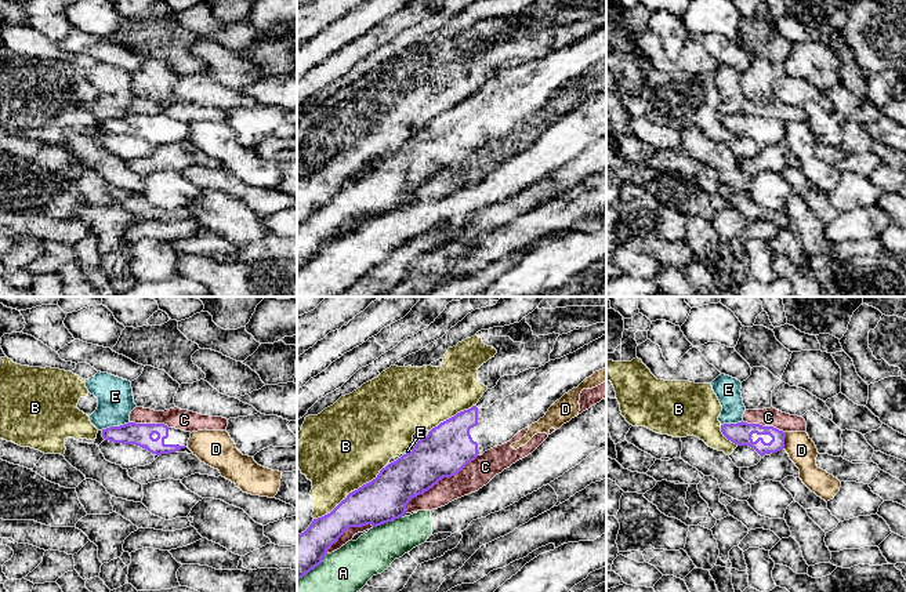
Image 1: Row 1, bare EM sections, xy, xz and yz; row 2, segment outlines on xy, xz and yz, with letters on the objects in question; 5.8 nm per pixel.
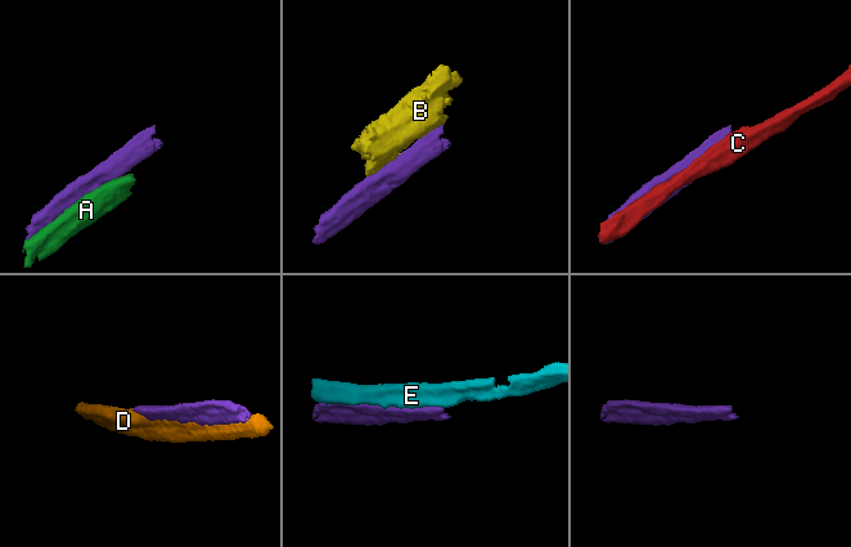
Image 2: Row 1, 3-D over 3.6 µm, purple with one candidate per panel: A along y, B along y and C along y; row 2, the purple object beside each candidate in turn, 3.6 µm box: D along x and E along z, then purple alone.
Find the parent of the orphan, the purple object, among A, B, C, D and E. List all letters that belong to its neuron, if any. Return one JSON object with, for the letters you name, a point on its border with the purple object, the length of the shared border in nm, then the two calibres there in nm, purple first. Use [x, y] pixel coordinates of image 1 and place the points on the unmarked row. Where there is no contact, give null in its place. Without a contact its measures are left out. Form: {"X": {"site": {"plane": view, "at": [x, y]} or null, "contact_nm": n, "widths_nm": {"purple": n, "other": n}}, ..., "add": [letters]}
{"add": []}

